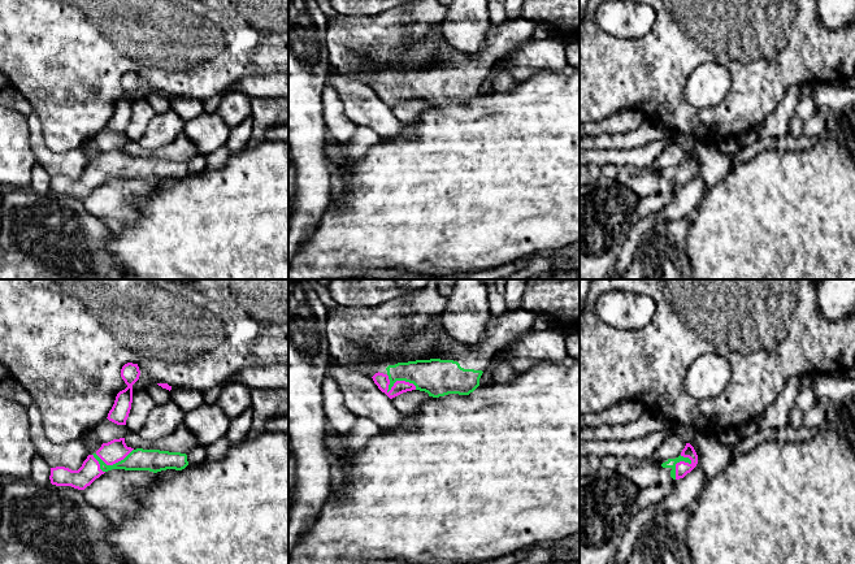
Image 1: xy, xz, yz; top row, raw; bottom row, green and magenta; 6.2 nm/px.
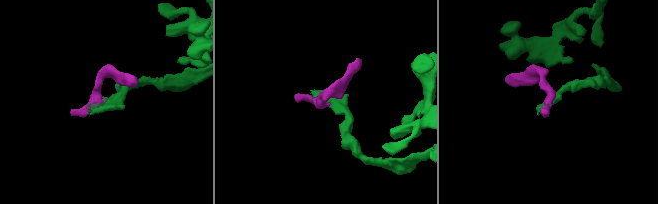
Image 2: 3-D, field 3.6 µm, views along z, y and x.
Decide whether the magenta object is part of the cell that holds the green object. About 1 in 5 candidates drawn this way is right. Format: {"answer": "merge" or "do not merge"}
{"answer": "merge"}

